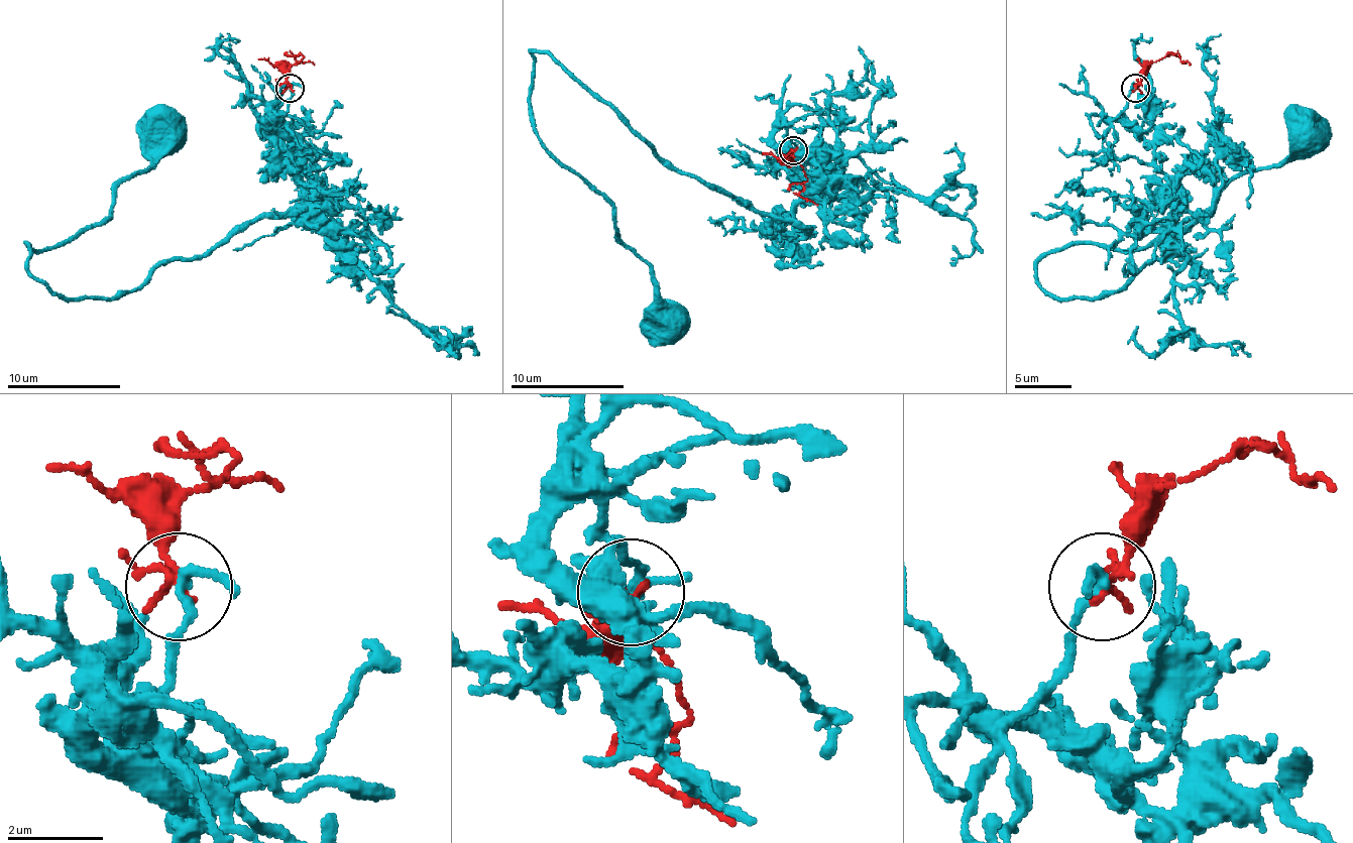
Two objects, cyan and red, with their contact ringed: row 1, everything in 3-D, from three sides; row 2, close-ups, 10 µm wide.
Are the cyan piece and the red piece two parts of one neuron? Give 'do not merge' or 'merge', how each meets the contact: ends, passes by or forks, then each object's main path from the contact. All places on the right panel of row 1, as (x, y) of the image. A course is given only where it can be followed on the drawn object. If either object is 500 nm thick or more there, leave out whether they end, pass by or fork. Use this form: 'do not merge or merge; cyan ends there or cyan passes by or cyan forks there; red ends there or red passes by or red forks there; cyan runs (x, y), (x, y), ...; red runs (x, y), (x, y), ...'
do not merge; cyan passes by; red passes by; cyan runs (1134, 88), (1126, 122), (1214, 208), (1123, 287), (1054, 298), (1048, 253), (1140, 250), (1305, 131); red runs (1134, 88), (1140, 71), (1168, 53), (1191, 66)

